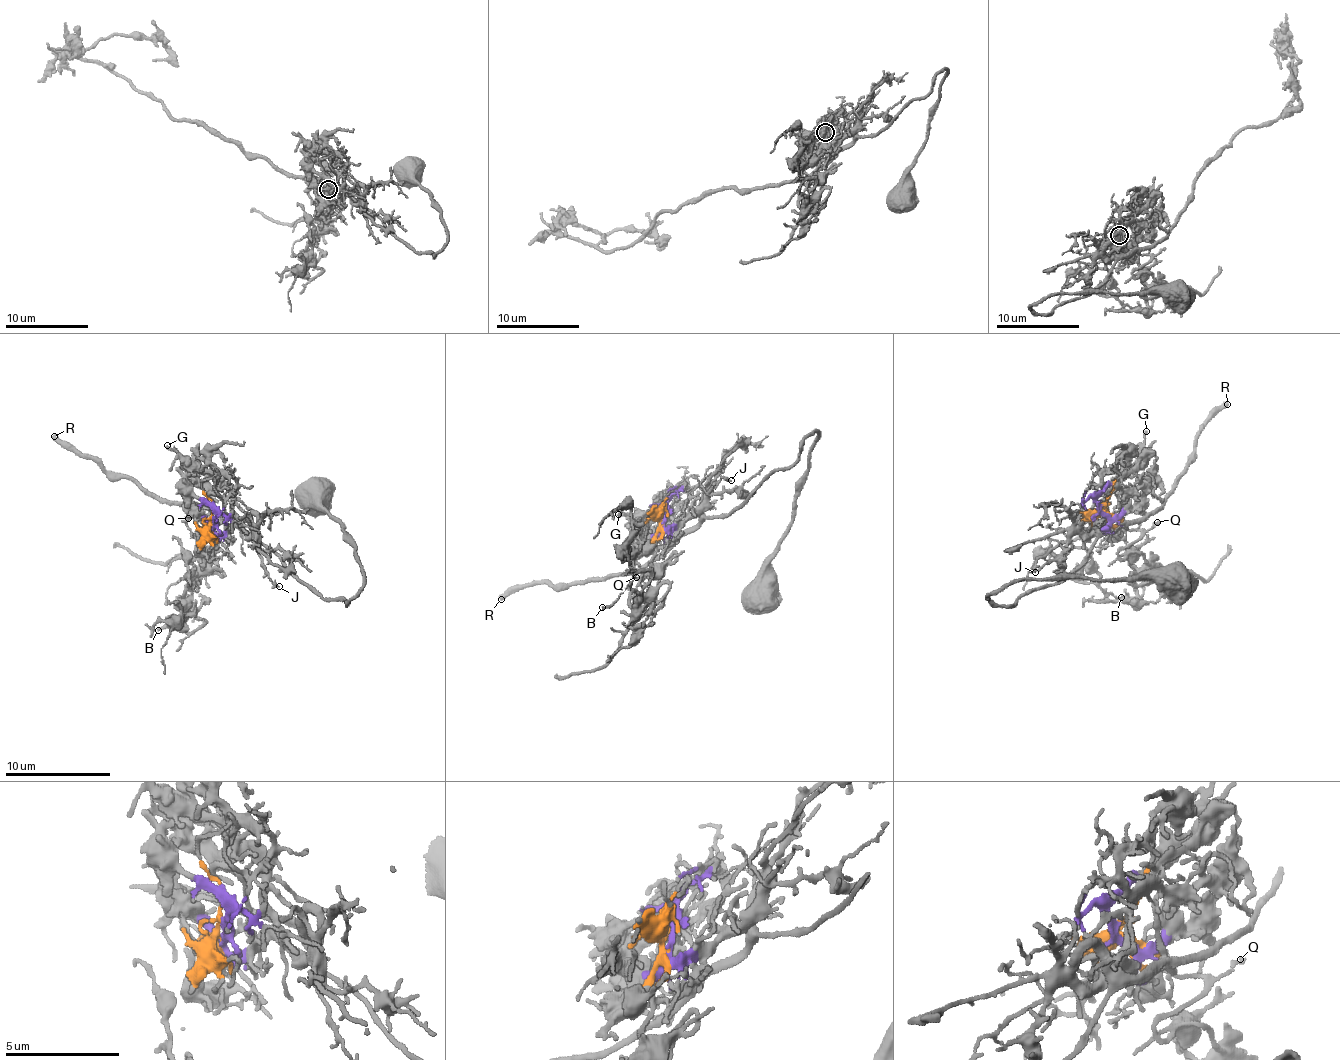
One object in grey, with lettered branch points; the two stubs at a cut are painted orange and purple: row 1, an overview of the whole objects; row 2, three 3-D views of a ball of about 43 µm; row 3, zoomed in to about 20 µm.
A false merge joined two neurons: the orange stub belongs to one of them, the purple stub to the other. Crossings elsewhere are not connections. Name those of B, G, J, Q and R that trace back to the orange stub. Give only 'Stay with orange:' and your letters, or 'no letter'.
Stay with orange: B, Q

